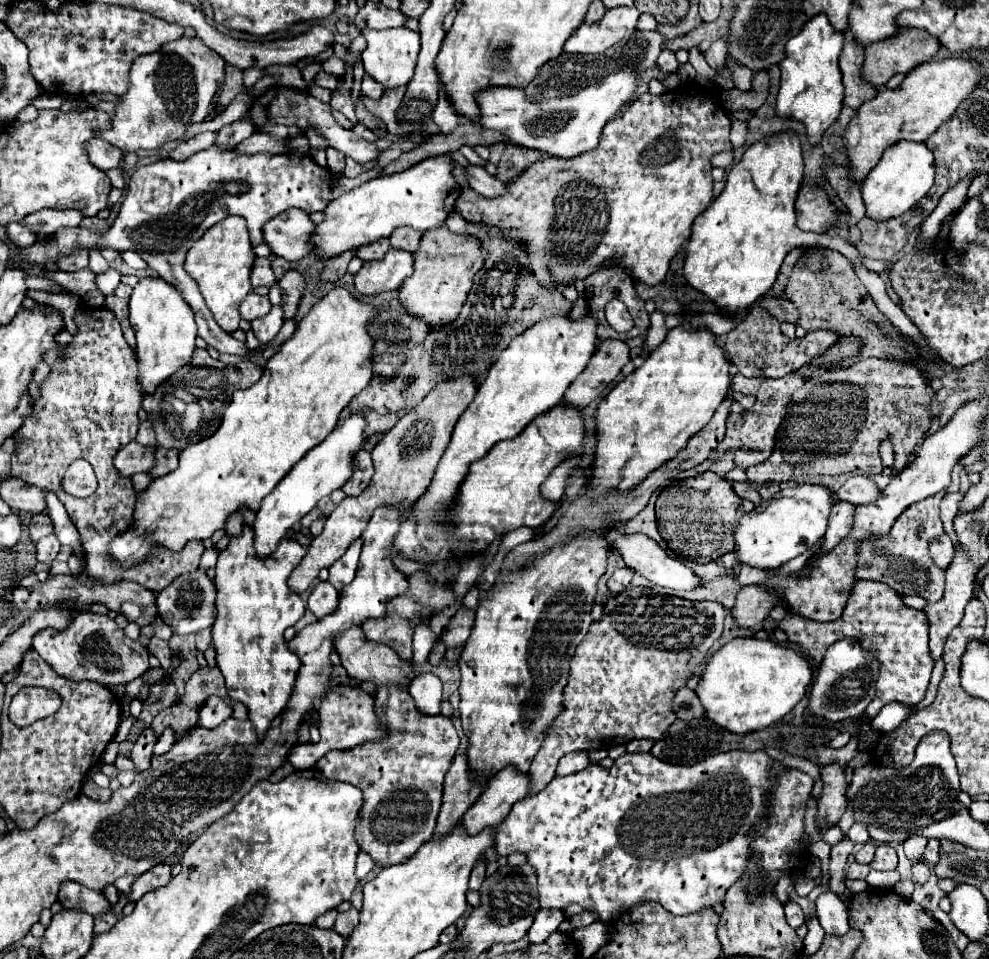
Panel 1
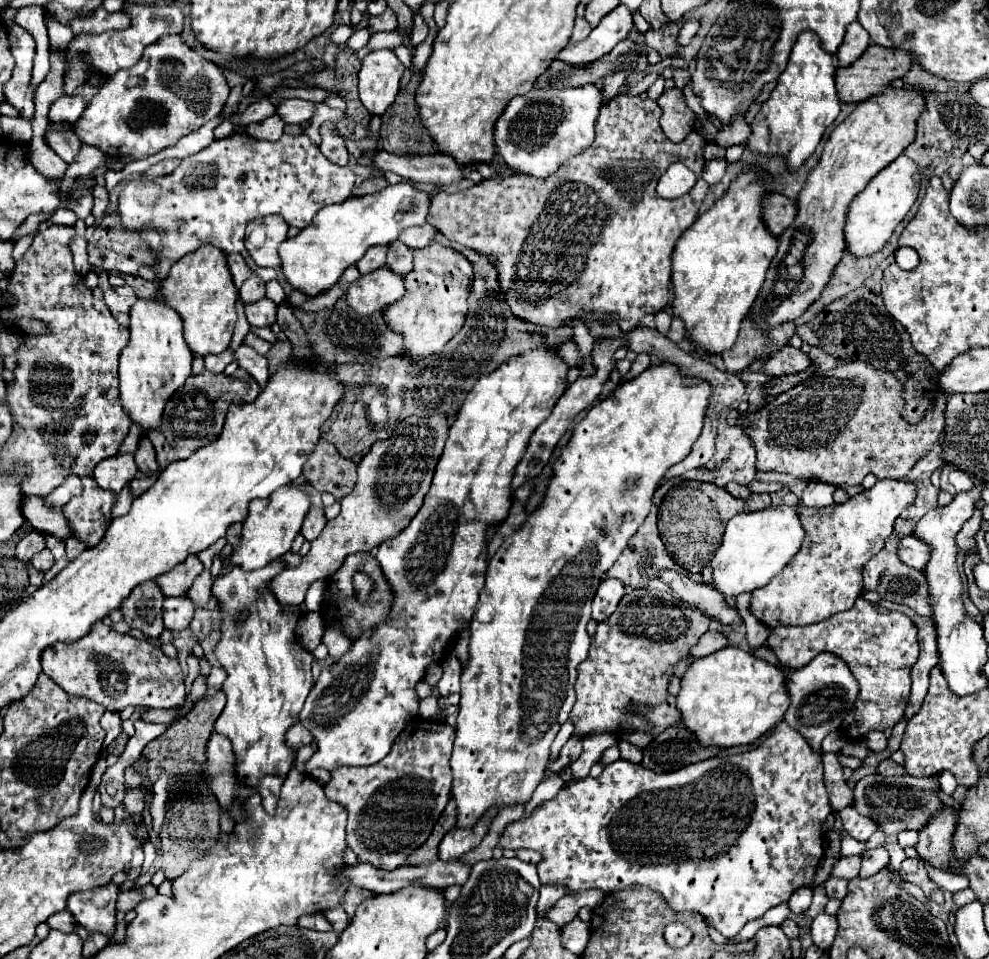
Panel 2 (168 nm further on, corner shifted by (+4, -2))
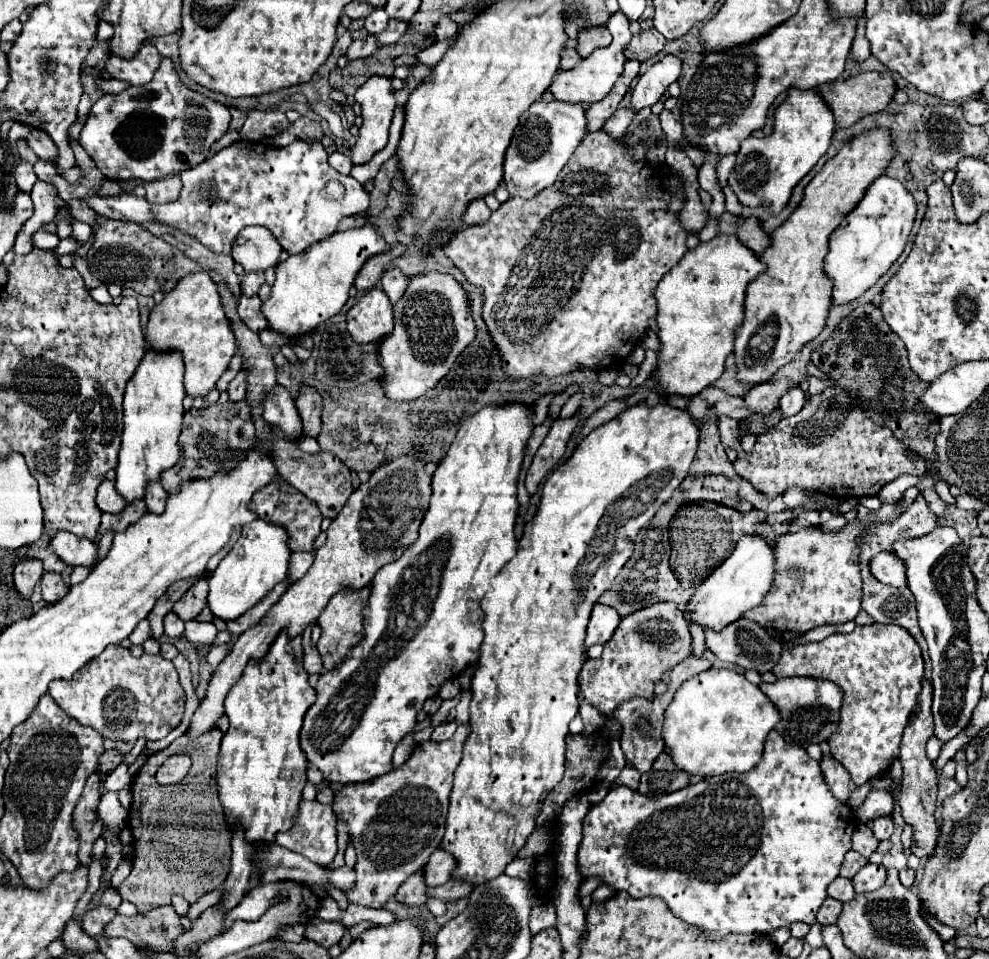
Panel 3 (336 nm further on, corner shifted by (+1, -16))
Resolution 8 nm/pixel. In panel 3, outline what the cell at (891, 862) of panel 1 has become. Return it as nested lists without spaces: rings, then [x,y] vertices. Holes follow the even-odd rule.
[[[866,864],[856,876],[854,876],[854,890],[860,892],[872,892],[878,890],[886,882],[886,868],[882,864]]]

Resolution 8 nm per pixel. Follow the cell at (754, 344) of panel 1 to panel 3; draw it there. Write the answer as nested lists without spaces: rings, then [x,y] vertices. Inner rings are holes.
[[[800,386],[790,388],[790,390],[782,396],[782,400],[780,400],[782,416],[786,418],[786,416],[792,416],[792,414],[800,412],[802,406],[804,406],[804,400],[806,400],[806,392],[804,392]]]

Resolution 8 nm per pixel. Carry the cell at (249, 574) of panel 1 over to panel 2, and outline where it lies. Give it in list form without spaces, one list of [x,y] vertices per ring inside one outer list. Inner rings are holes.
[[[271,562],[267,568],[245,572],[243,568],[233,568],[229,574],[217,576],[213,582],[213,596],[221,604],[223,614],[223,626],[221,626],[221,642],[217,644],[217,658],[227,672],[227,680],[223,682],[223,692],[227,696],[227,704],[221,712],[221,716],[215,722],[215,730],[231,740],[233,752],[235,752],[235,770],[239,776],[239,782],[245,786],[259,788],[259,794],[263,798],[263,808],[273,814],[279,790],[287,778],[287,772],[293,766],[293,754],[295,750],[287,746],[285,732],[299,722],[299,712],[305,704],[307,694],[313,688],[311,678],[311,664],[313,656],[307,652],[301,644],[295,640],[295,626],[299,622],[299,608],[297,606],[281,606],[275,596],[269,592],[269,582],[285,570],[283,562]],[[243,610],[249,610],[247,618],[241,620]]]

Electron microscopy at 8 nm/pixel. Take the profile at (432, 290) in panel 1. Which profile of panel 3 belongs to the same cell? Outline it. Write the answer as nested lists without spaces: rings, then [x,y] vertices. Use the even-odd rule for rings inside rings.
[[[436,270],[418,274],[410,278],[410,284],[400,298],[400,302],[394,304],[394,330],[380,342],[380,364],[384,366],[384,392],[390,400],[416,400],[424,392],[432,390],[438,380],[442,380],[448,370],[452,368],[454,360],[462,354],[462,350],[474,340],[476,326],[470,314],[470,302],[460,282],[454,280],[450,274],[442,274]]]

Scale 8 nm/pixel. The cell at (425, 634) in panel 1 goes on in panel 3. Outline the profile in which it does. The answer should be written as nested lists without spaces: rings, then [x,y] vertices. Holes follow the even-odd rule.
[[[514,402],[514,404],[488,404],[484,406],[480,412],[472,414],[470,418],[464,420],[464,424],[460,426],[446,458],[438,464],[434,476],[432,476],[432,500],[428,506],[428,512],[420,524],[420,536],[418,540],[406,548],[406,552],[396,560],[386,564],[382,570],[376,572],[374,580],[372,580],[372,594],[364,612],[364,638],[360,644],[356,644],[348,654],[346,660],[332,670],[326,670],[320,674],[320,680],[316,684],[316,702],[310,706],[310,710],[304,716],[304,726],[300,732],[300,746],[306,752],[306,758],[320,768],[324,780],[328,784],[346,784],[346,782],[366,782],[372,780],[376,776],[382,776],[386,772],[392,770],[392,754],[396,744],[414,730],[416,726],[416,716],[422,710],[426,698],[436,696],[438,688],[442,682],[456,678],[468,664],[474,664],[478,660],[478,652],[480,652],[480,644],[484,640],[484,632],[482,632],[482,610],[480,610],[480,602],[486,596],[486,592],[490,590],[490,578],[494,578],[502,566],[514,558],[516,554],[516,538],[514,538],[514,522],[516,522],[516,514],[518,514],[518,500],[516,500],[516,484],[518,484],[518,476],[522,470],[522,462],[524,462],[524,450],[526,444],[534,432],[534,406],[530,404],[522,404],[522,402]]]

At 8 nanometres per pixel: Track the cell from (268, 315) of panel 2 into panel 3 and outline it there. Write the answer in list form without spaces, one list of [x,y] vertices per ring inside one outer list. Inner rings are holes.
[[[242,294],[240,304],[238,304],[238,316],[240,316],[240,320],[242,320],[252,332],[256,332],[256,334],[268,328],[268,322],[266,322],[266,318],[264,318],[264,314],[262,314],[262,300],[260,300],[258,296],[246,298],[246,296]]]

